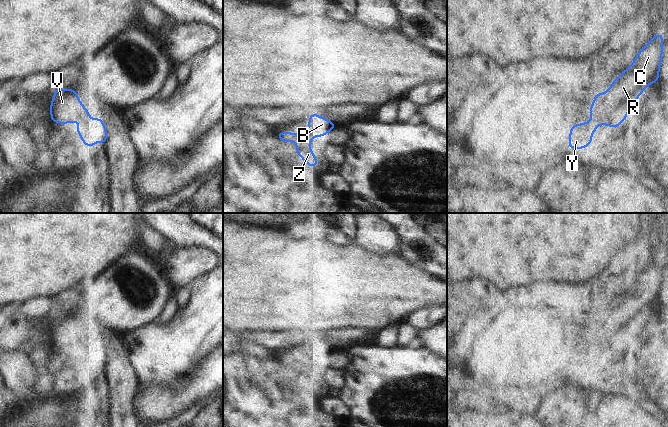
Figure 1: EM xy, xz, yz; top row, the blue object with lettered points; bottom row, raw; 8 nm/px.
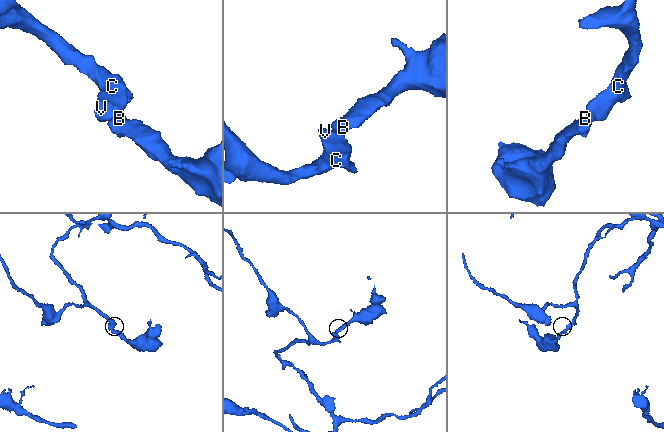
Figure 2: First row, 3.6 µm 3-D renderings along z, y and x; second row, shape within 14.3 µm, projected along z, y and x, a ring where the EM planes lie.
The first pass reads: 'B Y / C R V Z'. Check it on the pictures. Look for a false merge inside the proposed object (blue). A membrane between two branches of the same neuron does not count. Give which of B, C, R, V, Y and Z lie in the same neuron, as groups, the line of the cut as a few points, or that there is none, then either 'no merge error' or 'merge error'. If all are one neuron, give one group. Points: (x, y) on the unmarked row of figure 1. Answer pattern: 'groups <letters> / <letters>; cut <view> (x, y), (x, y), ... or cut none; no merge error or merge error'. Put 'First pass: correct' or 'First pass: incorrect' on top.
First pass: incorrect
groups B C R V Y Z; cut none; no merge error

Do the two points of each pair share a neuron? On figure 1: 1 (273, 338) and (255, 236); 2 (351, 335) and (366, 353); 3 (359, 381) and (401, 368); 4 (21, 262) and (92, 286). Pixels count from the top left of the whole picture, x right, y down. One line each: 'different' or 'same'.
1: different
2: different
3: same
4: different

